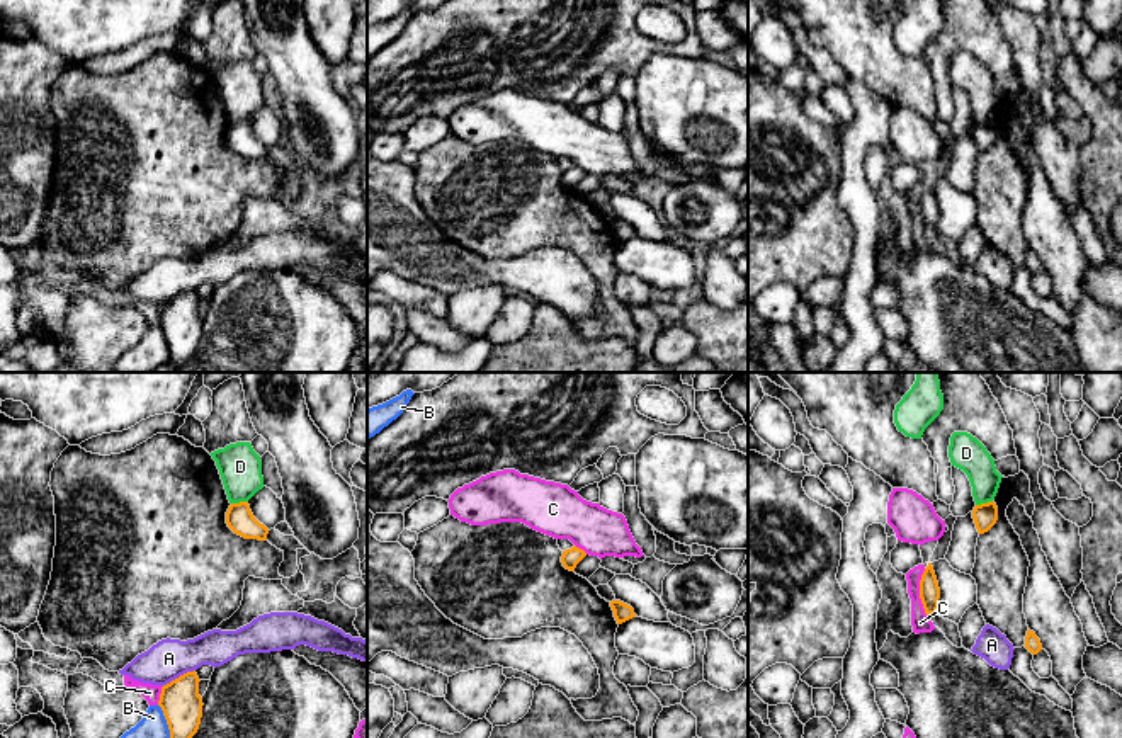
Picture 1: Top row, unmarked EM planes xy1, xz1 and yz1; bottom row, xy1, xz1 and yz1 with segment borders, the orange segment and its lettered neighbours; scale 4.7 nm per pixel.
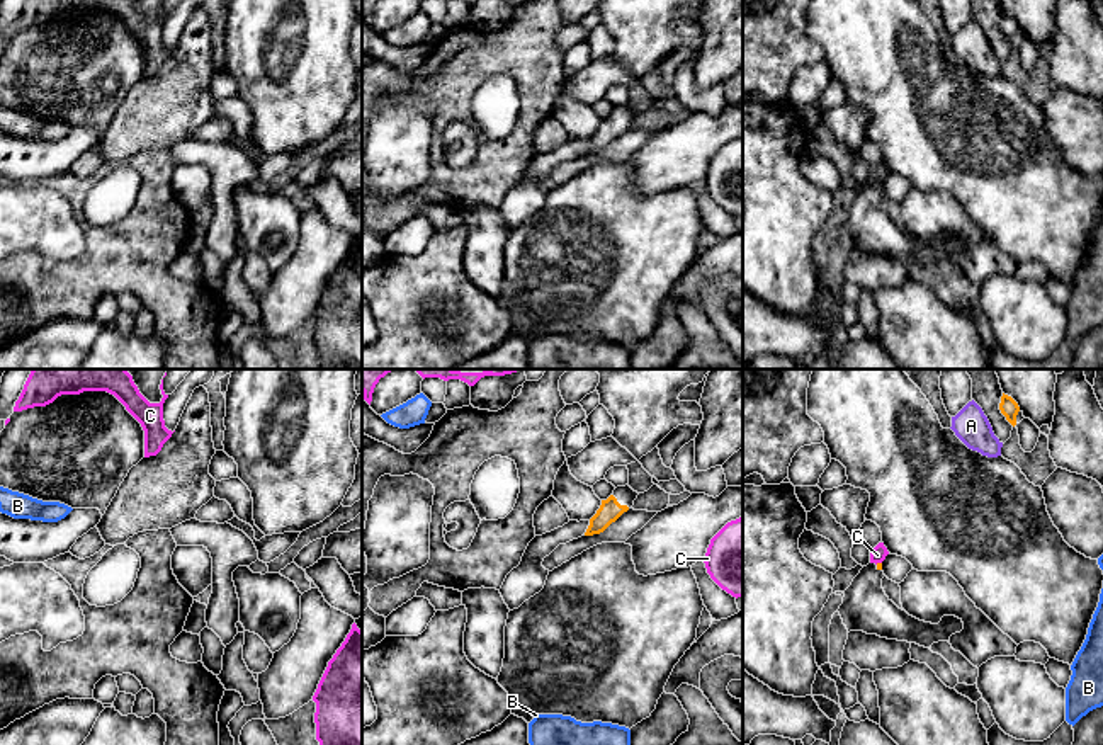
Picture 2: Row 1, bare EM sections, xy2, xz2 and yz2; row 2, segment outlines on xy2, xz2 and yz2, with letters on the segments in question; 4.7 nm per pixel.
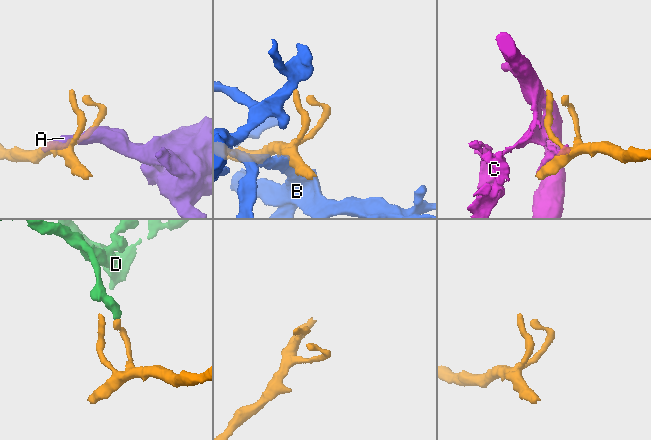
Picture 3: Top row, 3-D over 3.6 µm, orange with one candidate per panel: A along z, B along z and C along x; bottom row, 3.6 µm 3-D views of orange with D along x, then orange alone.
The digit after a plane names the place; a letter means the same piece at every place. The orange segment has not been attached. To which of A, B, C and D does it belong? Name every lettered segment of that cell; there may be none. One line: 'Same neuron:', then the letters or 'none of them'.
Same neuron: none of them

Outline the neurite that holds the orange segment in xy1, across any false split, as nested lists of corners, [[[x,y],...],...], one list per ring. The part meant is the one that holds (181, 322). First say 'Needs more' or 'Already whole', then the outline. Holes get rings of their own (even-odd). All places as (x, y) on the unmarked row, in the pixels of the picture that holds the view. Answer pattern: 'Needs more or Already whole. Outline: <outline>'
Already whole. Outline: [[[194,289],[162,306],[158,325],[167,338],[173,366],[185,364],[199,349],[204,325],[199,301]]]

